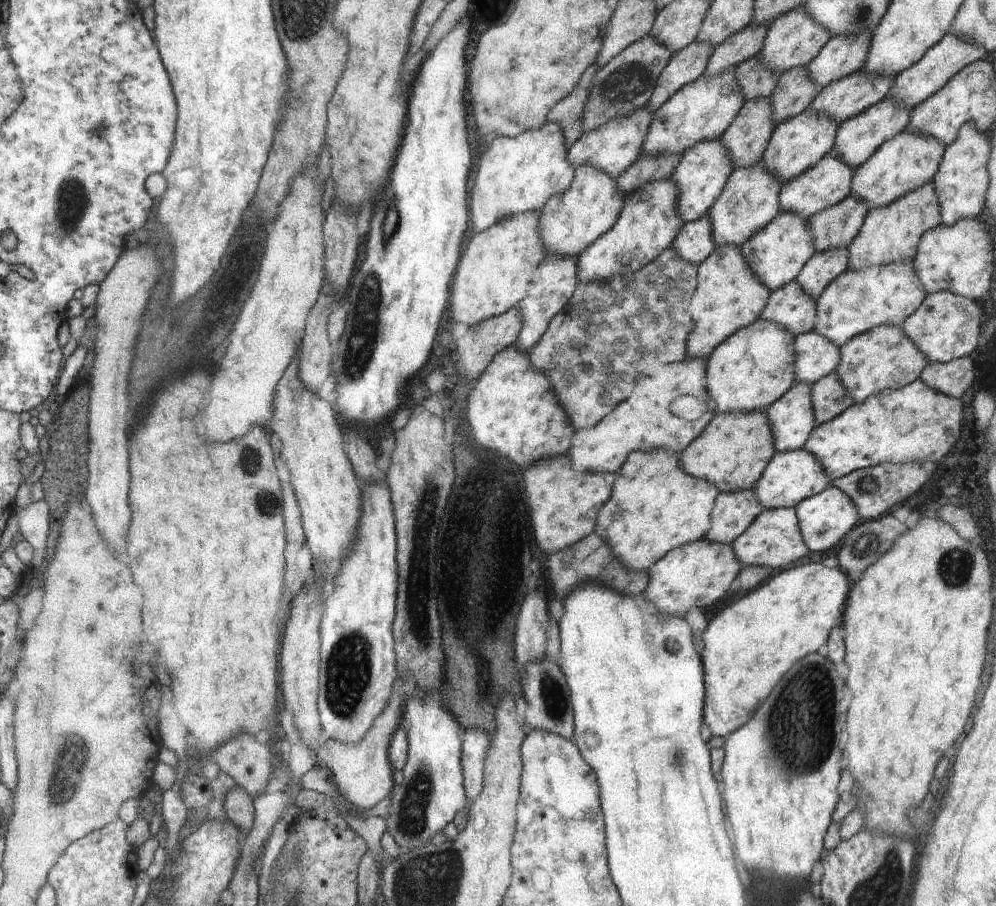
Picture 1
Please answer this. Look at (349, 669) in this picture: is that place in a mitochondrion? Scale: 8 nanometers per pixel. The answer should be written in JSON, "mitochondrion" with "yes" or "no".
{"mitochondrion":"yes"}

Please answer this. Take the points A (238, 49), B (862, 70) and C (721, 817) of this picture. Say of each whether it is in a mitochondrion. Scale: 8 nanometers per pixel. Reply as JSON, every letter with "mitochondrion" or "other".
{"A":"other","B":"other","C":"other"}

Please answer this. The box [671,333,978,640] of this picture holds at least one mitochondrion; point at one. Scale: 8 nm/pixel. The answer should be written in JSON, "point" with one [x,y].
{"point":[955,565]}

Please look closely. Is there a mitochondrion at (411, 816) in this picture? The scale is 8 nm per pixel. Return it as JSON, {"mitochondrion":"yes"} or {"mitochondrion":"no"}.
{"mitochondrion":"yes"}

